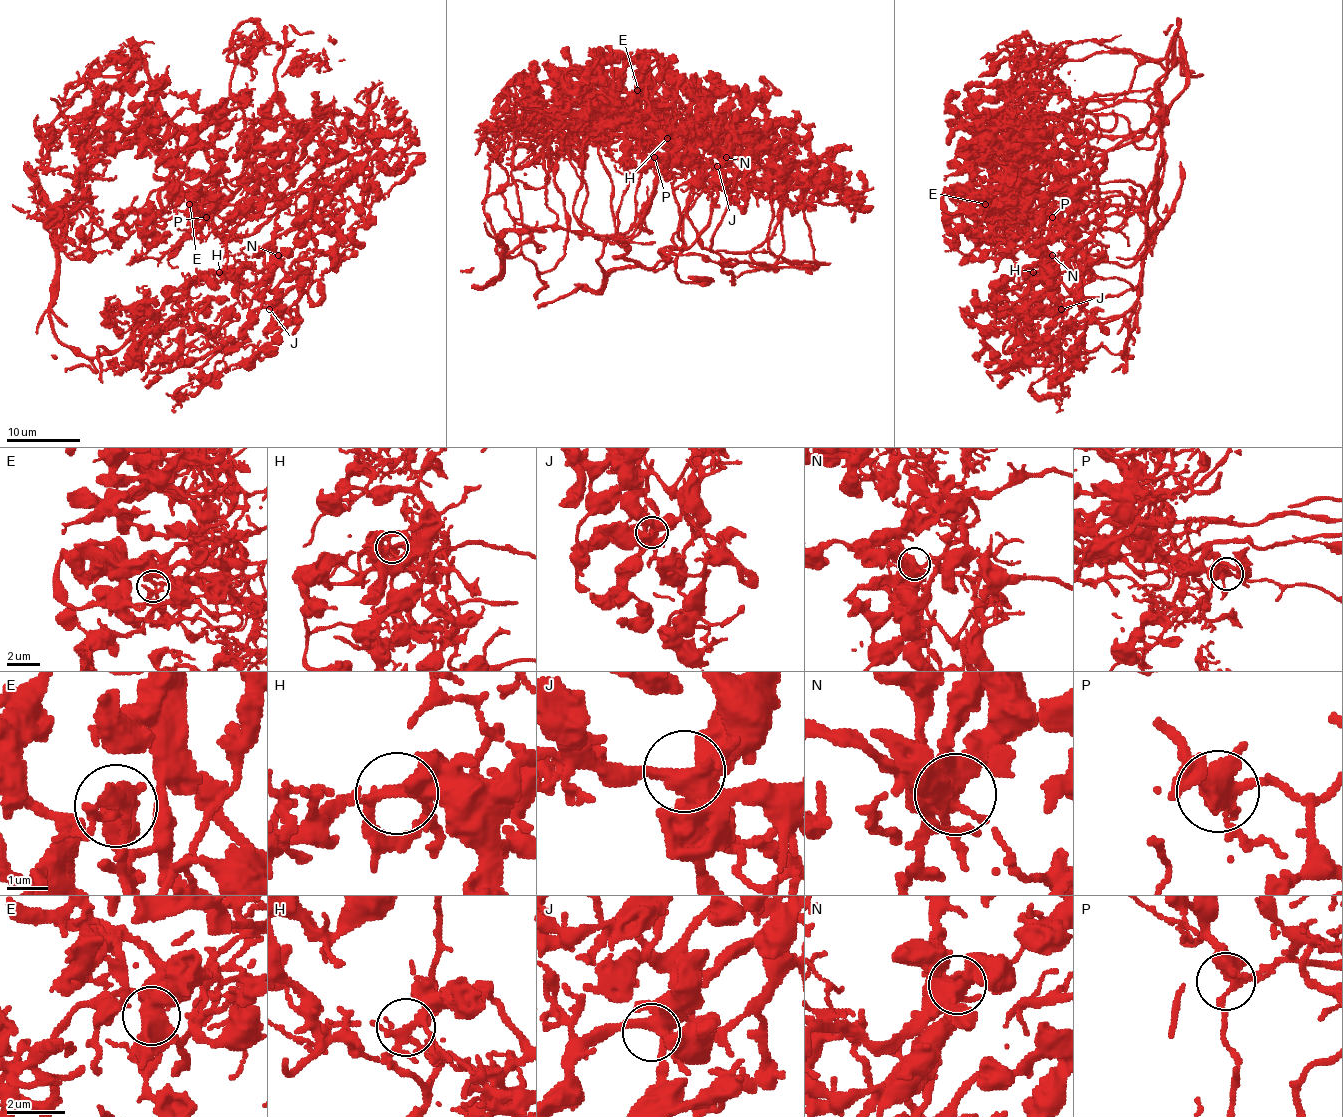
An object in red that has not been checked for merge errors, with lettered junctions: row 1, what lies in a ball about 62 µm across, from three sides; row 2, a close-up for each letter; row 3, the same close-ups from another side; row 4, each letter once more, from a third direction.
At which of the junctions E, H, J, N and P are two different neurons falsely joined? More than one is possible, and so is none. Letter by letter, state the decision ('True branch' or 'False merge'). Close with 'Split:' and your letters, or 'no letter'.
E: True branch
H: True branch
J: True branch
N: True branch
P: True branch
Split: no letter

